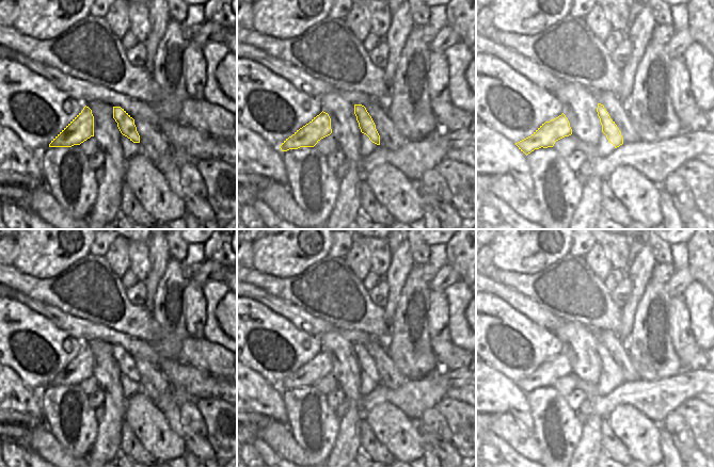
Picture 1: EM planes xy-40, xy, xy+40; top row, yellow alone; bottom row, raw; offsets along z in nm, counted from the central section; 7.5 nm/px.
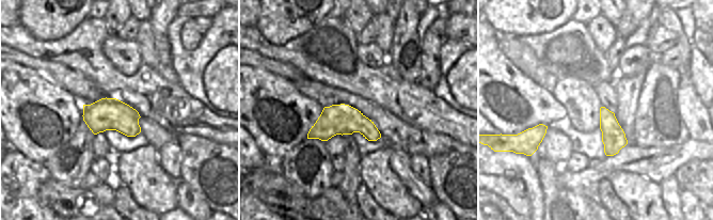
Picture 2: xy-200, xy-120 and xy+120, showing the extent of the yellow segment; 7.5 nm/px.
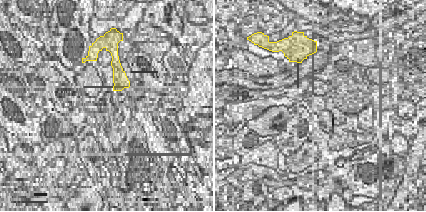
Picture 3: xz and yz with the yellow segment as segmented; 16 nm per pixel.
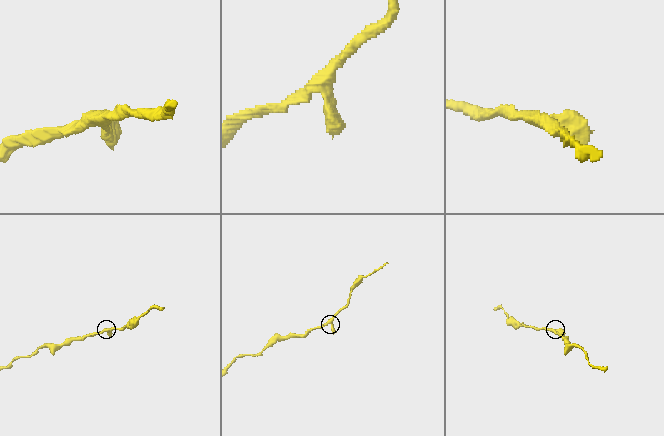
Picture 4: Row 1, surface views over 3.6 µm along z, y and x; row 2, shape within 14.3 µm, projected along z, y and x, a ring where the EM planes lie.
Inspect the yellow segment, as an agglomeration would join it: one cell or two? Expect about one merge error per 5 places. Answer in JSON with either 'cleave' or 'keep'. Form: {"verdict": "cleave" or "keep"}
{"verdict": "keep"}

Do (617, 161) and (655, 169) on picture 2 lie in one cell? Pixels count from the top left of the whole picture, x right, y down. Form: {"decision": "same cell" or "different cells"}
{"decision": "same cell"}

